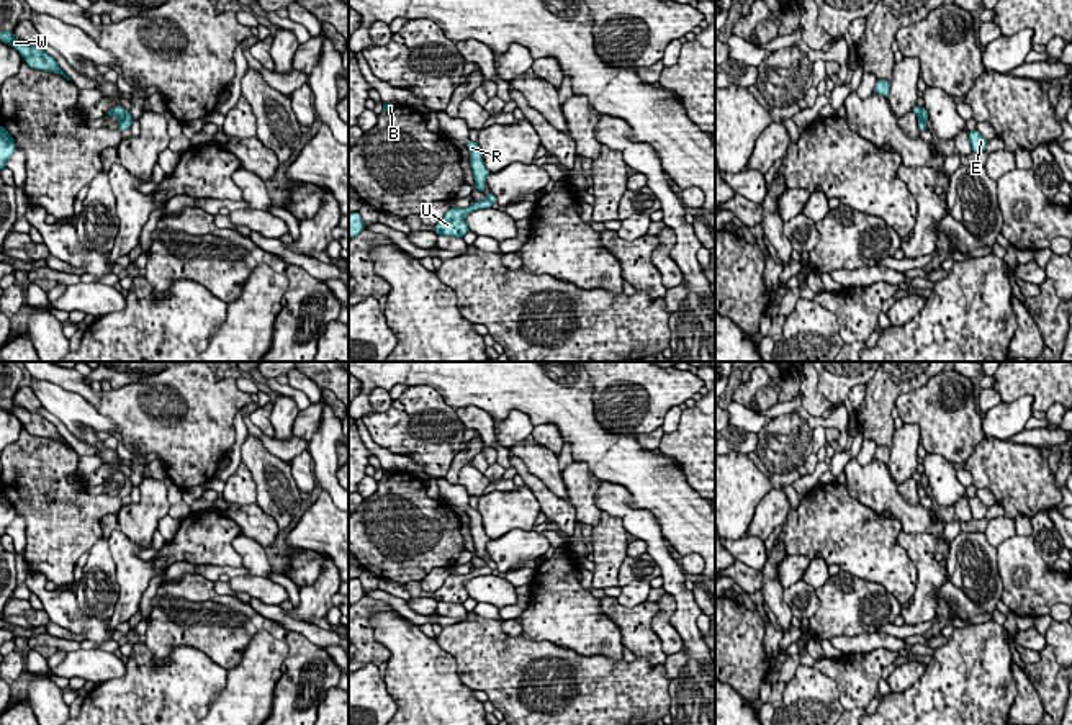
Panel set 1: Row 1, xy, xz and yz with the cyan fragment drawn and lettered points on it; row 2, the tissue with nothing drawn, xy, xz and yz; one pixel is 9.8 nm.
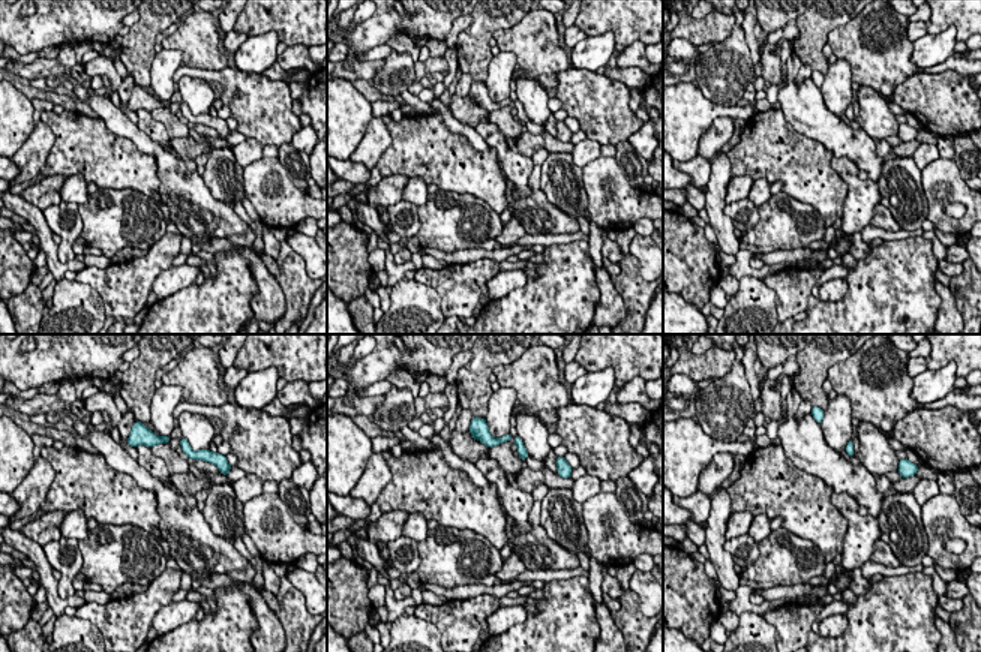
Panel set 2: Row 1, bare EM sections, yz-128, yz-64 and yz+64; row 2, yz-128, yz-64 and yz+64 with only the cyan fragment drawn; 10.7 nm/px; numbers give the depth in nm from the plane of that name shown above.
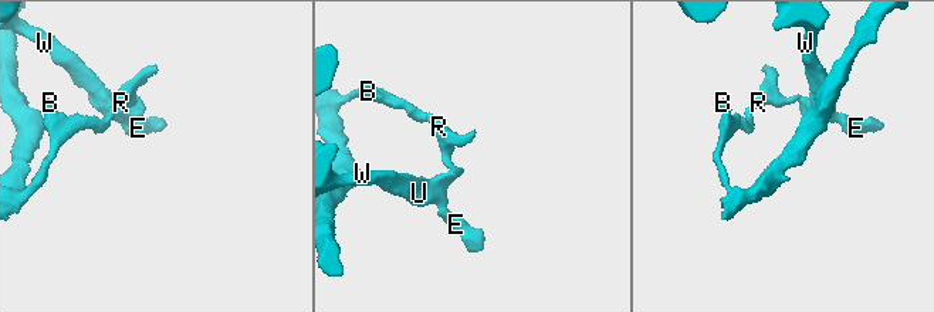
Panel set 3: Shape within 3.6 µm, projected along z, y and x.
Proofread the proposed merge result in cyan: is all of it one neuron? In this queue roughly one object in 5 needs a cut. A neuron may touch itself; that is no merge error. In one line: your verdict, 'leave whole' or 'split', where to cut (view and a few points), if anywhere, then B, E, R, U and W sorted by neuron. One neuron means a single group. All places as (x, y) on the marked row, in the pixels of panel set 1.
split; cut in xy along (125, 110), (125, 118), (120, 123); B R / E U W

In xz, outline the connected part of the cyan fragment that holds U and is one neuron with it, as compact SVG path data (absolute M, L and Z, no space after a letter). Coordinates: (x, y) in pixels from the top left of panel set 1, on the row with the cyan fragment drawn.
M484 198L481 201L471 203L468 208L450 208L444 218L435 224L435 234L437 236L453 236L453 237L463 237L466 232L470 232L468 224L465 223L465 216L471 211L491 208L493 203Z

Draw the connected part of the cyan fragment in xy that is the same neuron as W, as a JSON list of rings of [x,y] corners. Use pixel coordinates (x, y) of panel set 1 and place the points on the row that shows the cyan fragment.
[[[0,31],[0,41],[15,47],[25,62],[38,70],[56,72],[70,80],[70,77],[57,65],[56,59],[38,46],[29,46],[15,38],[13,31]]]

